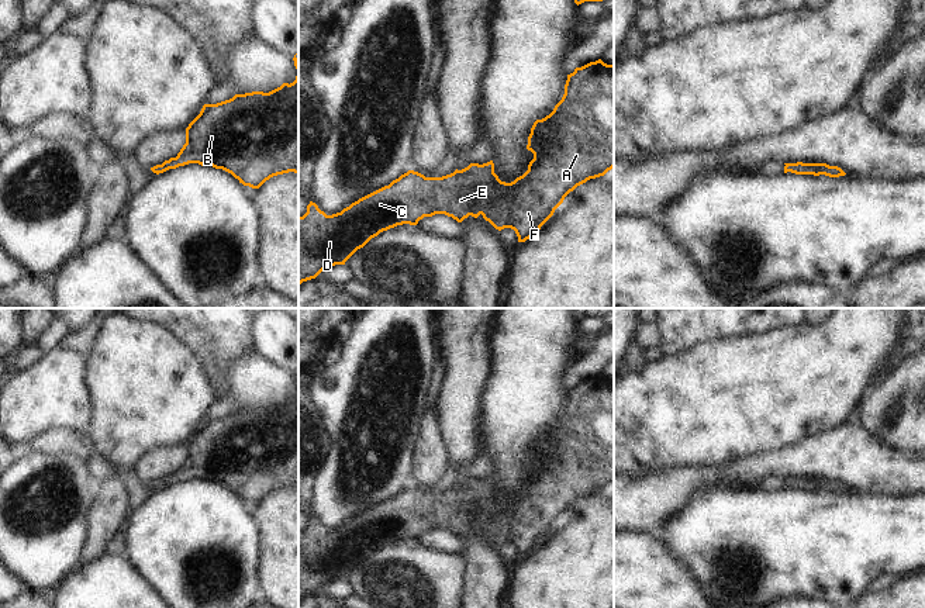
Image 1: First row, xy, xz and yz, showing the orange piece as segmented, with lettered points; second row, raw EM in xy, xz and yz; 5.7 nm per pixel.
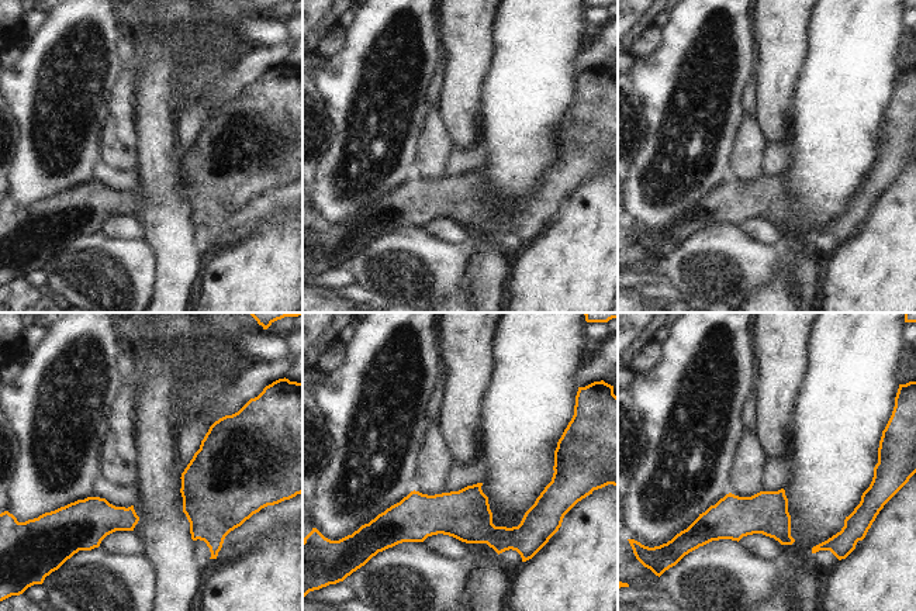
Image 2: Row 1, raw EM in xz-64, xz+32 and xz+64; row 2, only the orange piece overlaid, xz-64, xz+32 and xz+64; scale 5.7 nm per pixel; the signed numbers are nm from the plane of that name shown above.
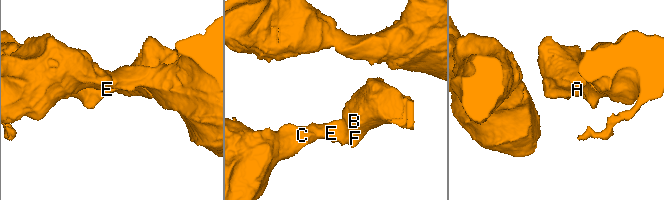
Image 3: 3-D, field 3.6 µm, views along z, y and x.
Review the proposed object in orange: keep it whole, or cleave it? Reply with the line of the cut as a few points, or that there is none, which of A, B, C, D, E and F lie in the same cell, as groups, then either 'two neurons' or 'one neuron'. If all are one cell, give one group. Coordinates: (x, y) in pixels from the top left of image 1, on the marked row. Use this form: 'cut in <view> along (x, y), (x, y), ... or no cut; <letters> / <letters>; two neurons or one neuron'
no cut; A B C D E F; one neuron

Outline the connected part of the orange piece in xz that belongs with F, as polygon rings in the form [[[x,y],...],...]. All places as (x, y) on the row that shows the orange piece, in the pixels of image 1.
[[[598,59],[567,75],[562,100],[549,115],[534,122],[527,149],[534,153],[534,159],[528,170],[511,183],[498,179],[490,160],[470,163],[442,177],[425,177],[408,170],[389,186],[332,215],[310,201],[307,213],[298,217],[298,286],[331,266],[345,265],[380,232],[403,224],[417,225],[424,217],[435,214],[445,214],[458,222],[482,214],[498,231],[514,229],[518,242],[529,239],[570,191],[614,167],[614,65]]]

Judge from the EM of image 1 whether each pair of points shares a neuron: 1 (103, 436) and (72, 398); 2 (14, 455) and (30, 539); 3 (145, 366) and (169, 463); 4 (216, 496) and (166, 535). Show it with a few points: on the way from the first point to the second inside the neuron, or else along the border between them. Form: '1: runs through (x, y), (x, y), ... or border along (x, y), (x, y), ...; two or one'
1: border along (87, 389), (89, 425), (85, 432); two
2: border along (26, 452), (14, 462); two
3: border along (185, 444), (149, 448), (135, 463); two
4: runs through (203, 508), (179, 532); one

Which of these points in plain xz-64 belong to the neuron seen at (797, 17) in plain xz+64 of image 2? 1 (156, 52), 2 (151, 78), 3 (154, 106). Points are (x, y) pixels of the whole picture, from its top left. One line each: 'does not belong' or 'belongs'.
1: belongs
2: belongs
3: belongs

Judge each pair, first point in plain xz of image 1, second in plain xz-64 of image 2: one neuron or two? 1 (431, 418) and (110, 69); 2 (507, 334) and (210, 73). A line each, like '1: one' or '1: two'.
1: two
2: one

